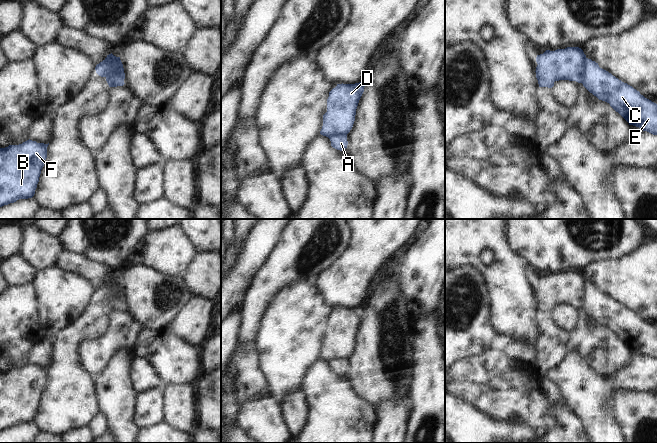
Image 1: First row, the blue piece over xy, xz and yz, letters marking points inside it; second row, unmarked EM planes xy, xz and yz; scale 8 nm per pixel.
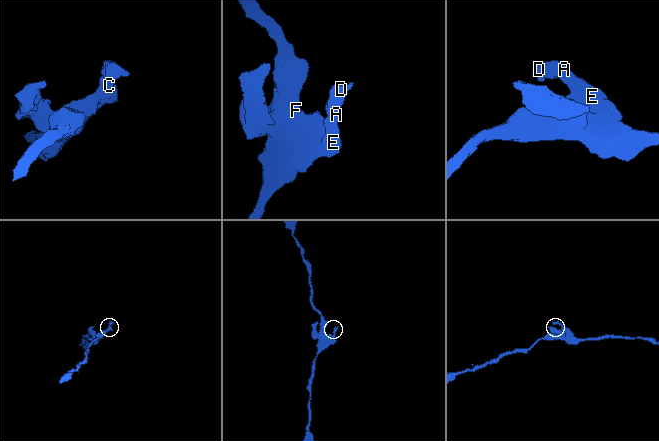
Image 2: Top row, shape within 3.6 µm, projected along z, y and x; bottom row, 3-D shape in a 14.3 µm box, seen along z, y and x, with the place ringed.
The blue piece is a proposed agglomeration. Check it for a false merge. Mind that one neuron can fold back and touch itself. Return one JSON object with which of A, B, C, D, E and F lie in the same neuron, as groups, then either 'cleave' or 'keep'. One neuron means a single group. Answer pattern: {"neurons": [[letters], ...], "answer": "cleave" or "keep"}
{"neurons": [["A", "B", "C", "E", "F"], ["D"]], "answer": "cleave"}

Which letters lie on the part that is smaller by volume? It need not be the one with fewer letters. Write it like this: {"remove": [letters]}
{"remove": ["D"]}

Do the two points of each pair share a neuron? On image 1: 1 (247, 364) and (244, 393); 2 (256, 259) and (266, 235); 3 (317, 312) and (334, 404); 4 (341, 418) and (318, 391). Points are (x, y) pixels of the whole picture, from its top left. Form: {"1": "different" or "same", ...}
{"1": "same", "2": "same", "3": "different", "4": "same"}

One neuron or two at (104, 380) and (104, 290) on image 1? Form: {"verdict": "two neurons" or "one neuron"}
{"verdict": "two neurons"}

